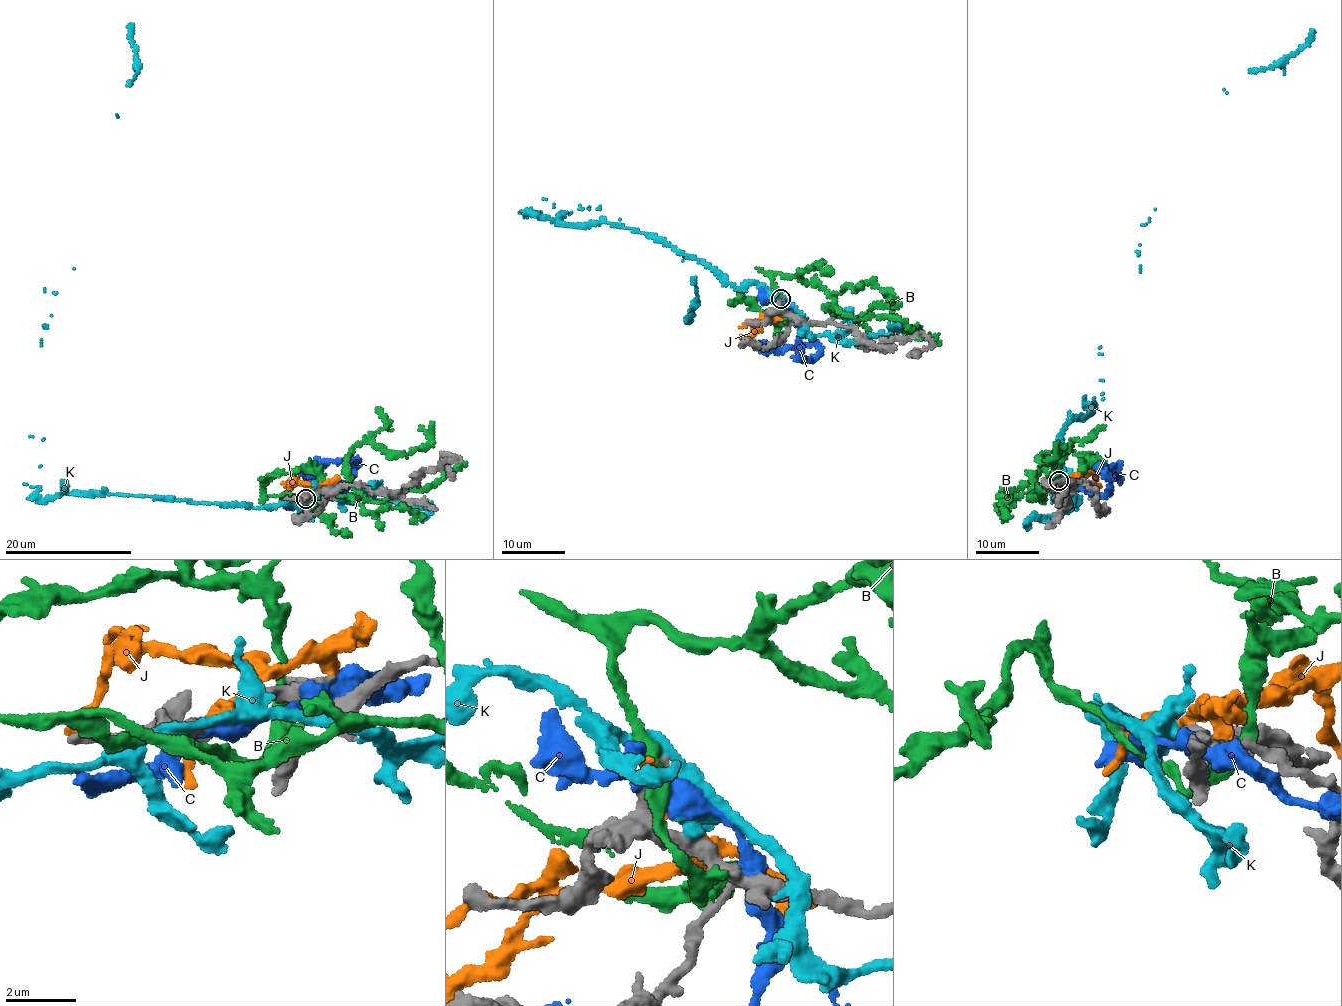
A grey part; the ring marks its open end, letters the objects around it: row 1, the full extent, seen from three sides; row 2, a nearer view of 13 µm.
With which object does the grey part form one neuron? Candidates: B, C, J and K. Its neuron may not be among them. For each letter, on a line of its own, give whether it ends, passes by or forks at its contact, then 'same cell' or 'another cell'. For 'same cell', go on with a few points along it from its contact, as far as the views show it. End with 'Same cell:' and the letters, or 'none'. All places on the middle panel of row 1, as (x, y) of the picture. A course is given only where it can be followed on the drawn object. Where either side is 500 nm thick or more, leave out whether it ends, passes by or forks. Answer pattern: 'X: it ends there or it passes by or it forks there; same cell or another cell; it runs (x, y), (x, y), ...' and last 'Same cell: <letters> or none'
B: it passes by; another cell
C: it passes by; another cell
J: it passes by; another cell
K: it passes by; another cell
Same cell: none

